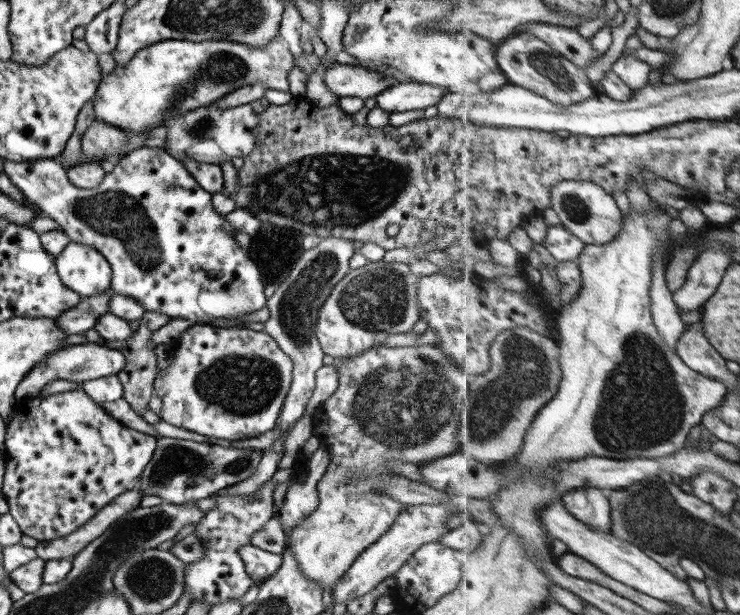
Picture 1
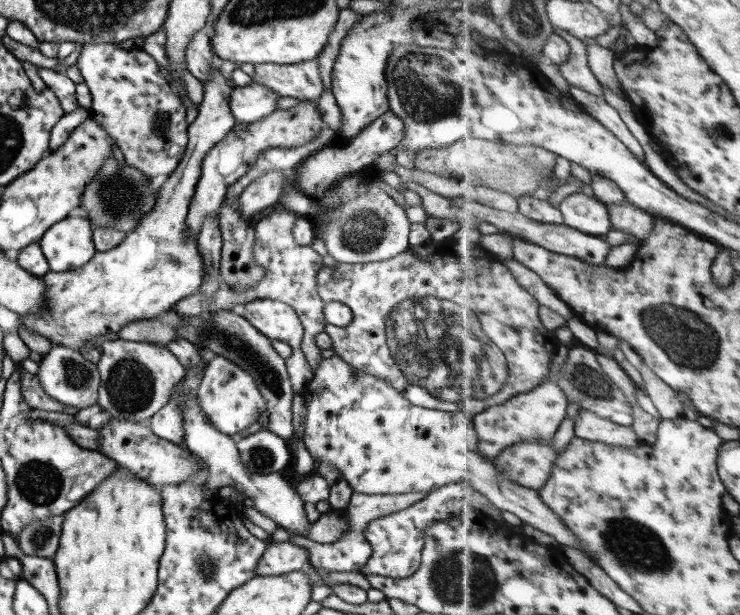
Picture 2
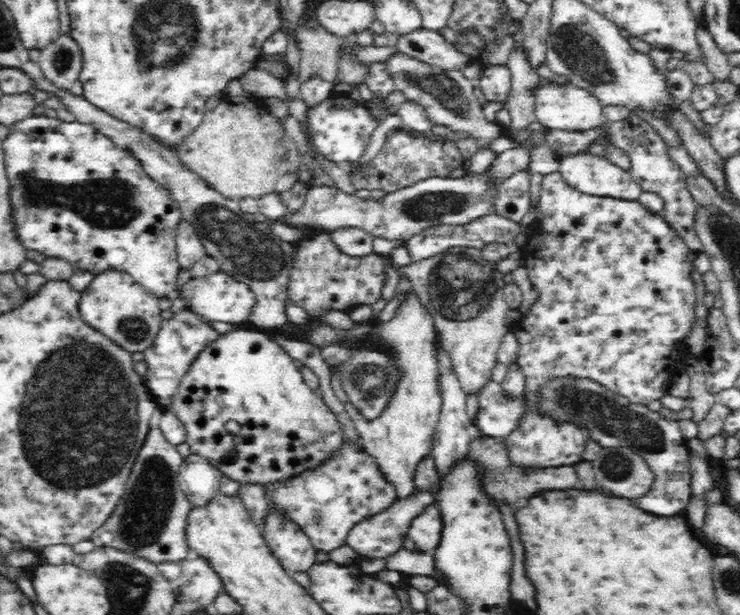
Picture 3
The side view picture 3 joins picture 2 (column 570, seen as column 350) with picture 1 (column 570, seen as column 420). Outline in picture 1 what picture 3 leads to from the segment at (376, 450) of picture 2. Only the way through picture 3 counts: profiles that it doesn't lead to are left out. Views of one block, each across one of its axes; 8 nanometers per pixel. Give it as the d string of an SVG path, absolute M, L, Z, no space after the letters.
M595 485L580 486L564 495L566 510L593 530L613 534L612 509L608 492Z

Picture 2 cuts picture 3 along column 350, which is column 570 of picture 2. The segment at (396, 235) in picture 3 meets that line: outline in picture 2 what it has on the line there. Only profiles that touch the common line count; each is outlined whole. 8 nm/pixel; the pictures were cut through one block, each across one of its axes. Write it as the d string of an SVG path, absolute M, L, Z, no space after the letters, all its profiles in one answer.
M580 191L565 197L558 206L564 216L564 224L581 232L604 236L613 230L609 210L599 198Z

